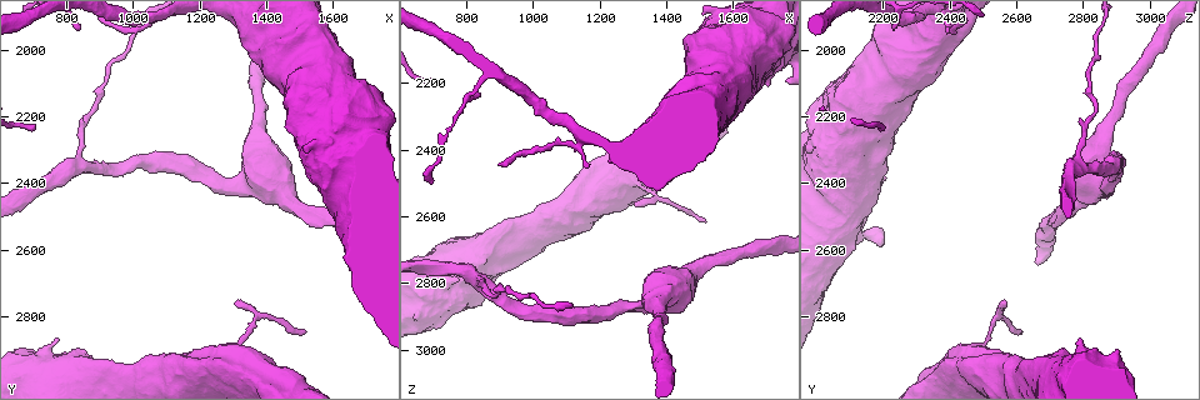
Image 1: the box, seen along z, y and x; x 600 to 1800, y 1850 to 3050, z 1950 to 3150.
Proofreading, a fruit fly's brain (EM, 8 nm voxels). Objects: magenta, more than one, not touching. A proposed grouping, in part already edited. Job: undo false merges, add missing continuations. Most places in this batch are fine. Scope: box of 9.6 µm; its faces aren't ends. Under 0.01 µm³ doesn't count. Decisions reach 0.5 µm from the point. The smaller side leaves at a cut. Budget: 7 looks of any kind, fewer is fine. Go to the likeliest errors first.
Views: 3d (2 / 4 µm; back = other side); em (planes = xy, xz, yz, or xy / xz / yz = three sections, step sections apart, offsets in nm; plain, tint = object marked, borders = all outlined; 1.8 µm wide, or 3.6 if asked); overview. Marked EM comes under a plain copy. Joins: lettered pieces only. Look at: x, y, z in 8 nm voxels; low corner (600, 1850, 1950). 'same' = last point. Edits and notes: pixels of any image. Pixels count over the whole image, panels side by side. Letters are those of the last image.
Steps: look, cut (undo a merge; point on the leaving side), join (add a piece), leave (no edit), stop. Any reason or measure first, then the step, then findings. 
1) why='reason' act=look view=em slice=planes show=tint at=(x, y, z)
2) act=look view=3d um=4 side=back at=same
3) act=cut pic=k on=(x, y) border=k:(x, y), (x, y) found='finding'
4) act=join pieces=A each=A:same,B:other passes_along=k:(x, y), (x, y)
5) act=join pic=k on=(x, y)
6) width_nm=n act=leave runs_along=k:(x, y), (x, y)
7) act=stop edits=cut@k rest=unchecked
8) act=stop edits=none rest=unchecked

act=look view=em slice=xy step=16 show=tint at=(1300, 2760, 2560)

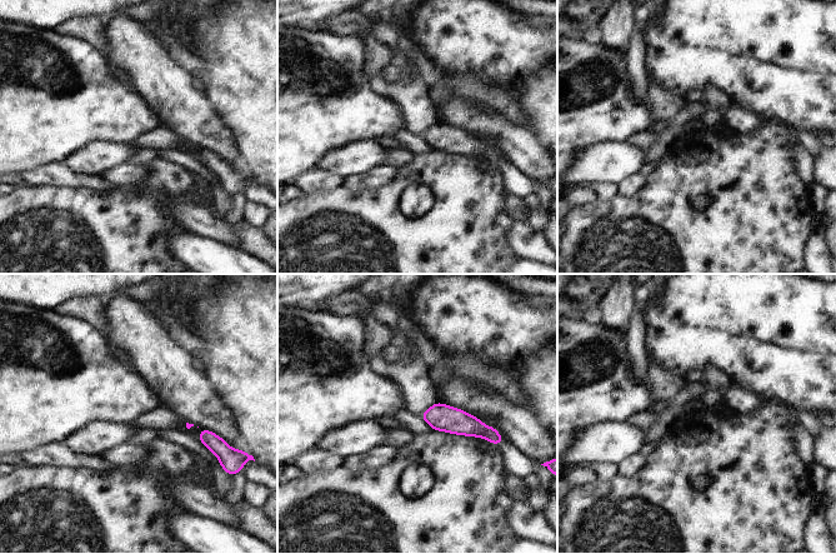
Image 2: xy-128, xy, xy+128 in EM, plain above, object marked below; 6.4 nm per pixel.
act=look view=em slice=planes show=tint at=same

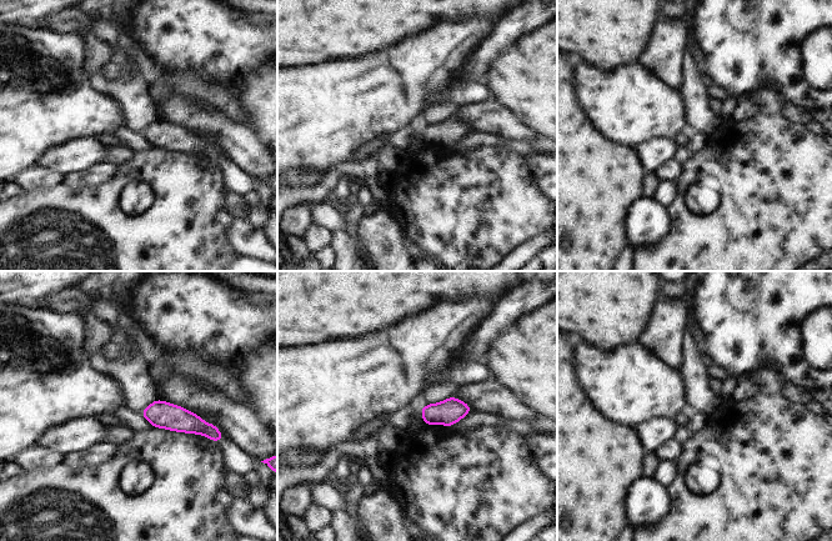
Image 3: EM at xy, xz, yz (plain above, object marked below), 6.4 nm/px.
act=look view=em slice=planes show=borders at=same

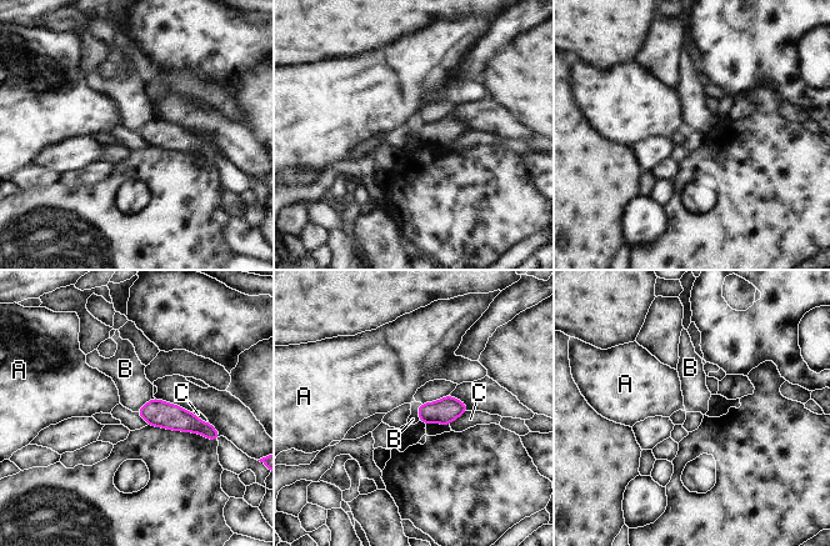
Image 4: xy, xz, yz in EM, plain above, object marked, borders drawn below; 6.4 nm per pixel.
longest_contact=C:160nm act=leave each=A:other,B:other,C:other border=4:(154, 397), (135, 411) found='none of them fits'

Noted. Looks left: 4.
why='free end' act=look view=em slice=xy step=8 show=borders at=(840, 1940, 2230)

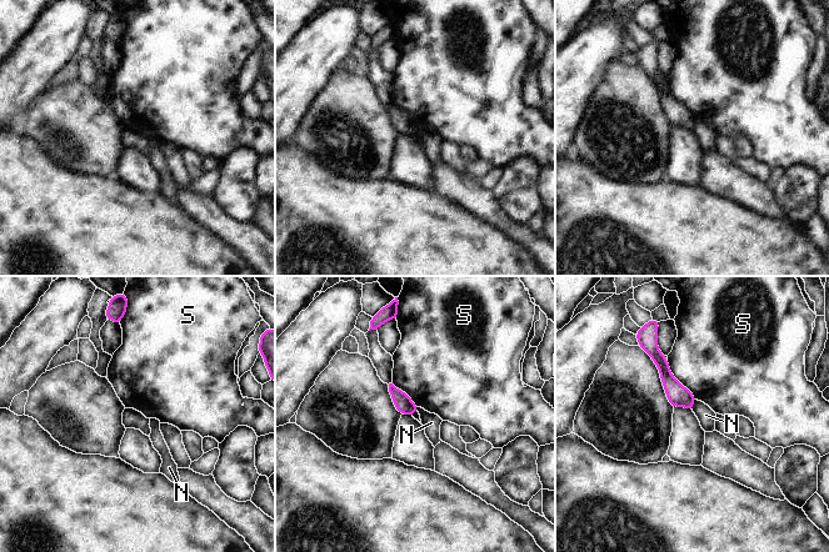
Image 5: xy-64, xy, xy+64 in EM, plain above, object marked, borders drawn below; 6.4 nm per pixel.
act=leave each=N:other,S:other border=5:(695, 400), (692, 410) found='no lettered piece goes on from it'

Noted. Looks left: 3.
why='three arms meet' act=look view=em slice=yz step=8 show=borders at=(840, 2350, 2790)

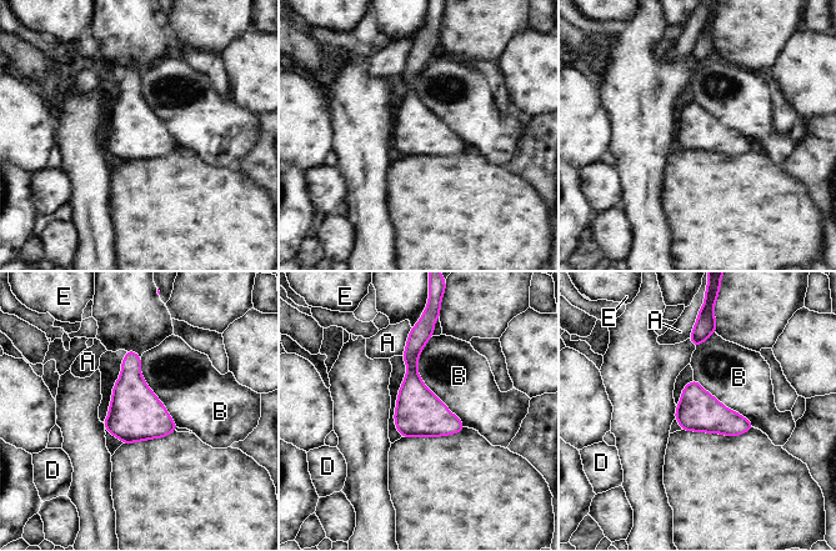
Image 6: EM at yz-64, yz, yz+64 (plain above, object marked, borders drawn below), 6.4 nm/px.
act=leave each=A:other,B:other,D:other,E:other found='all the same neuron'

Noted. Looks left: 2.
act=stop edits=none rest=unchecked

